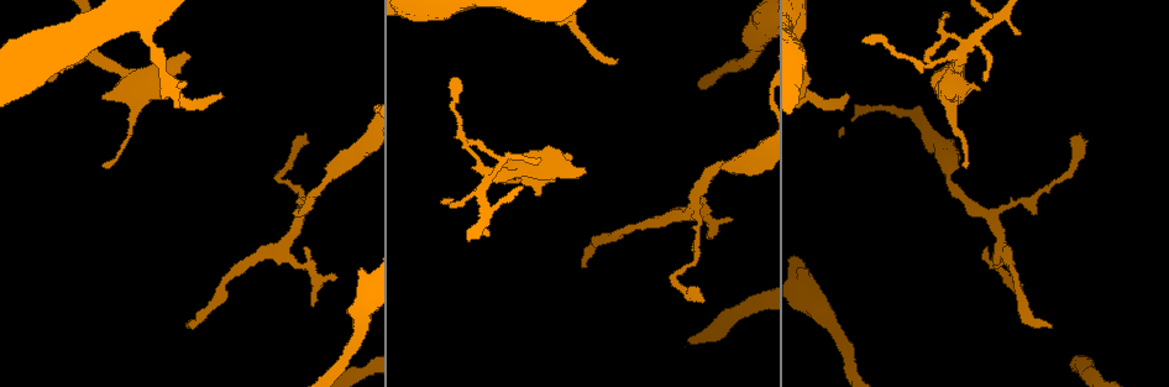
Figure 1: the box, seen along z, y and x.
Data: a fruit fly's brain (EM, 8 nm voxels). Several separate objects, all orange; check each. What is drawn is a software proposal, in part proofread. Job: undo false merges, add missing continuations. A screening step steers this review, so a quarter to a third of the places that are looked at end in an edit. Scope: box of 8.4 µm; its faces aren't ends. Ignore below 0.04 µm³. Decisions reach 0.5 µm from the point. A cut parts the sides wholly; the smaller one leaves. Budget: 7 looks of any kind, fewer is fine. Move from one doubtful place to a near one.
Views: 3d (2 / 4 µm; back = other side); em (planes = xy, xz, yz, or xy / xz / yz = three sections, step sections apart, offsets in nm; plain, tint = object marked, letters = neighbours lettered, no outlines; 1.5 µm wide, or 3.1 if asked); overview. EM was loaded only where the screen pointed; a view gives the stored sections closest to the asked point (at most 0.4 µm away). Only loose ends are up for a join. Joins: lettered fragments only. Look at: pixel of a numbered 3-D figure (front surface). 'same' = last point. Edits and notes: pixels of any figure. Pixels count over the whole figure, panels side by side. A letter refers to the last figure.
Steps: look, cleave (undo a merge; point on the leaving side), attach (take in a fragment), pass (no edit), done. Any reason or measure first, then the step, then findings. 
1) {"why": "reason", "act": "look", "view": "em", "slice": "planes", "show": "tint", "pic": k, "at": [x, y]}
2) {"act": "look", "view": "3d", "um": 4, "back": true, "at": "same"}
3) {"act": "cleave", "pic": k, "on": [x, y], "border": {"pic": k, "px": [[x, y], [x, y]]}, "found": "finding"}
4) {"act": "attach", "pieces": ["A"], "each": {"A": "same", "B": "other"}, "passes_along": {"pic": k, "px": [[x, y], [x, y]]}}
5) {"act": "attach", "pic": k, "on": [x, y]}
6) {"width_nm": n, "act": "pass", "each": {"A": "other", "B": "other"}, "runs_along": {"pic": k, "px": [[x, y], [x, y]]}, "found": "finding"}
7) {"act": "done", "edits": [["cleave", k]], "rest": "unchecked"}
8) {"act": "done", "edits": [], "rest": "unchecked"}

{"why": "branch stops here", "act": "look", "view": "em", "slice": "planes", "show": "letters", "pic": 1, "at": [864, 42]}

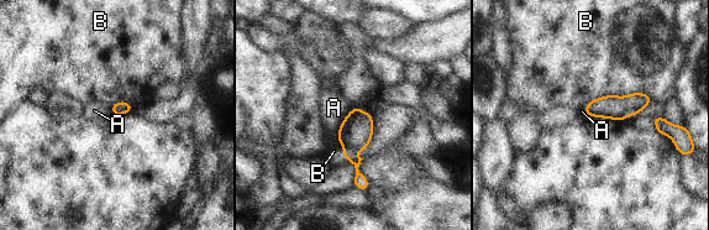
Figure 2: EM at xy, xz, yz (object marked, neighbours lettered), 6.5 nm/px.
{"width_nm": 90, "act": "pass", "each": {"A": "other", "B": "other"}, "border": {"pic": 2, "px": [[353, 108], [336, 134]]}, "found": "none of them fits"}

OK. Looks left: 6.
{"why": "branch stops here", "act": "look", "view": "em", "slice": "planes", "show": "letters", "pic": 1, "at": [187, 326]}

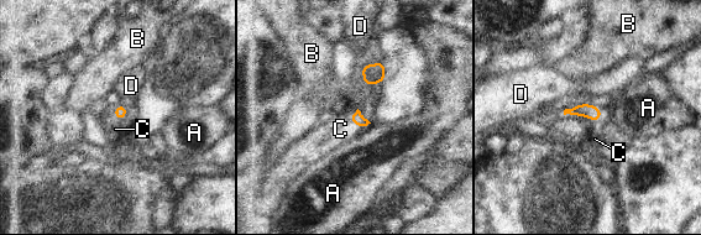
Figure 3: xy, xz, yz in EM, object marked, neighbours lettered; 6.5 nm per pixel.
{"longest_contact_nm": ["C", 140], "act": "attach", "pic": 3, "on": [595, 139], "each": {"A": "other", "B": "other", "C": "same", "D": "other"}, "found": "it goes on there"}

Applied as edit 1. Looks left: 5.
{"why": "branch stops here", "act": "look", "view": "em", "slice": "xz", "step": 8, "show": "letters", "pic": 1, "at": [848, 96]}

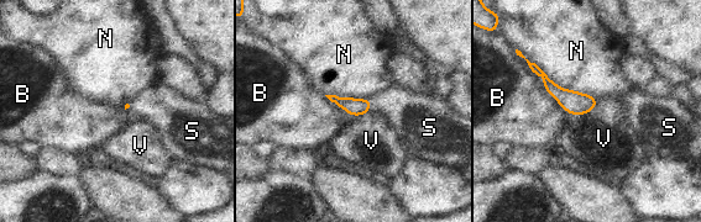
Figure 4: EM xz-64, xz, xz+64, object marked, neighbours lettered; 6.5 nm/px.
{"act": "attach", "pic": 4, "on": [407, 110], "each": {"B": "other", "N": "other", "S": "same", "V": "other"}, "passes_along": {"pic": 4, "px": [[352, 106], [370, 104], [407, 110]]}, "found": "it goes on there"}

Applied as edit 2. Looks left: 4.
{"act": "done", "edits": [["attach", 3], ["attach", 4]], "rest": "unchecked"}

